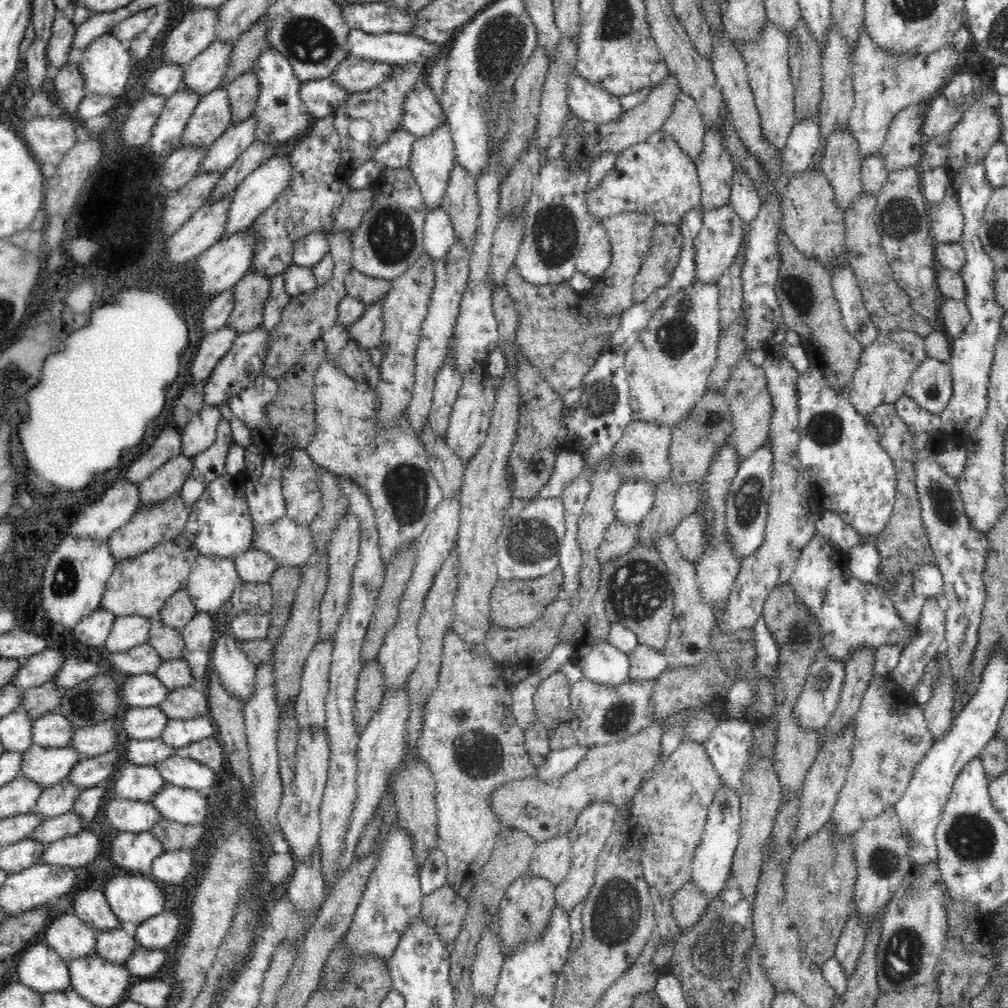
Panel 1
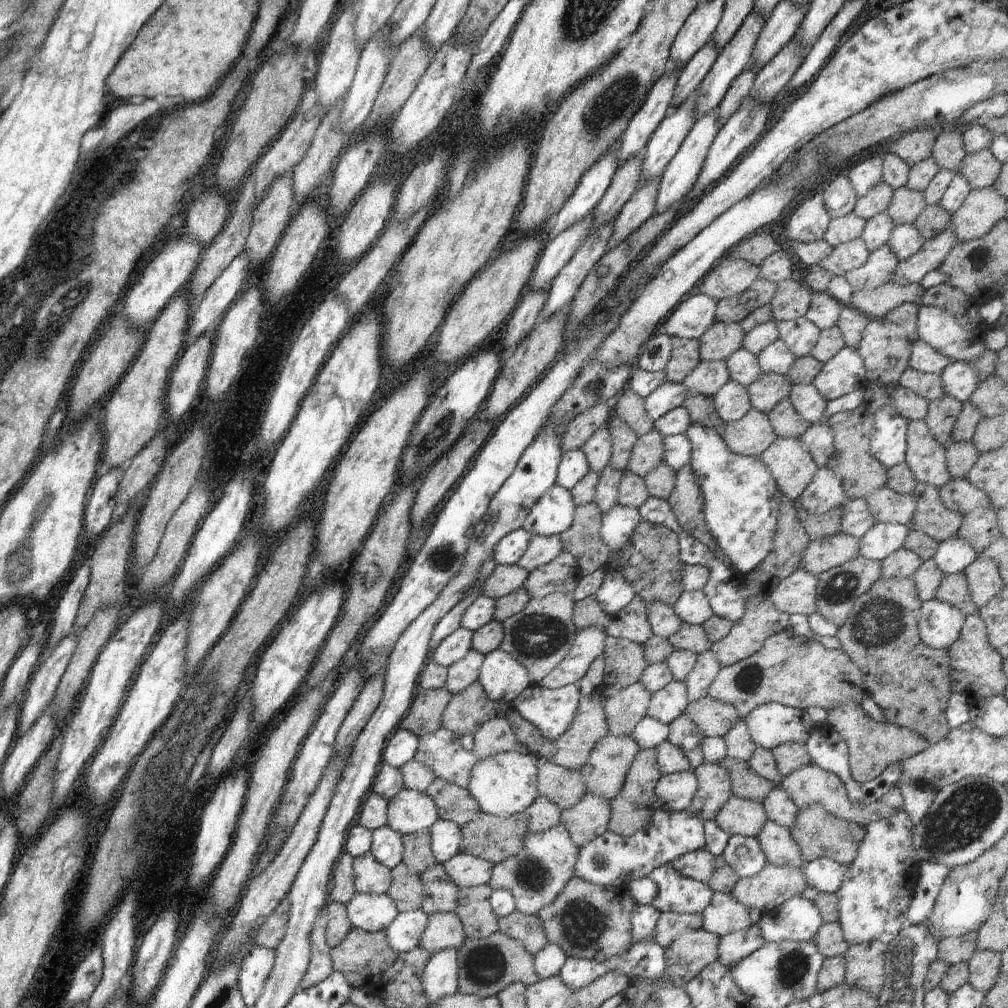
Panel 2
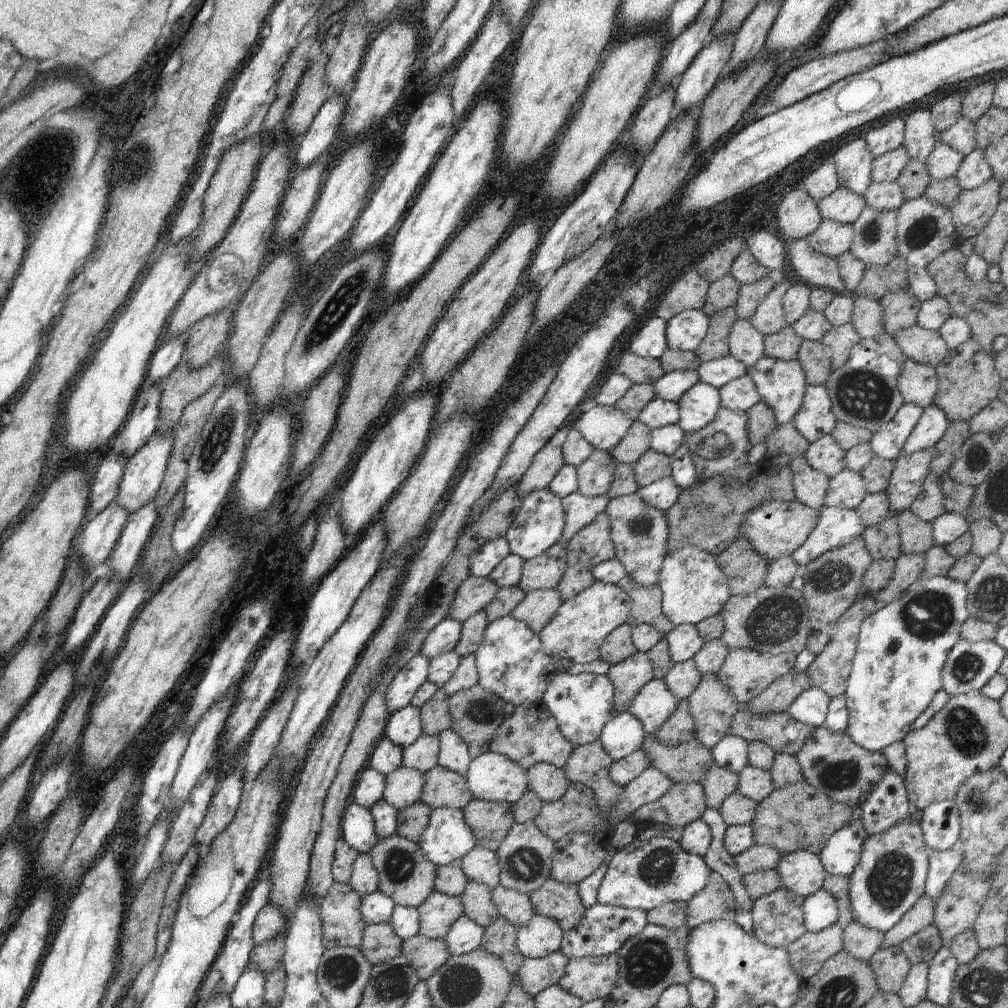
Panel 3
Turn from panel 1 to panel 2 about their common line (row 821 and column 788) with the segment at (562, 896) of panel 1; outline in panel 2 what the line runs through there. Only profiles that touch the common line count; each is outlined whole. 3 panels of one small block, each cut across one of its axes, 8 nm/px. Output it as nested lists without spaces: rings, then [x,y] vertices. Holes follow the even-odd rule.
[[[800,568],[780,580],[768,597],[780,612],[787,615],[798,613],[809,617],[816,613],[817,588],[817,576]]]

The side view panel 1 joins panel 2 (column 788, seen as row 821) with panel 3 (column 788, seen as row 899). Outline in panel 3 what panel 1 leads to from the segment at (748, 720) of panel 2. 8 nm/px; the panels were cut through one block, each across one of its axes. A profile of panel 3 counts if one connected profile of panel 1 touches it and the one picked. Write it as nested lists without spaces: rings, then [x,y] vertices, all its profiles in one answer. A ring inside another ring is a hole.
[[[816,687],[805,690],[792,702],[787,712],[798,722],[818,728],[823,726],[828,714],[830,697],[826,692]]]

